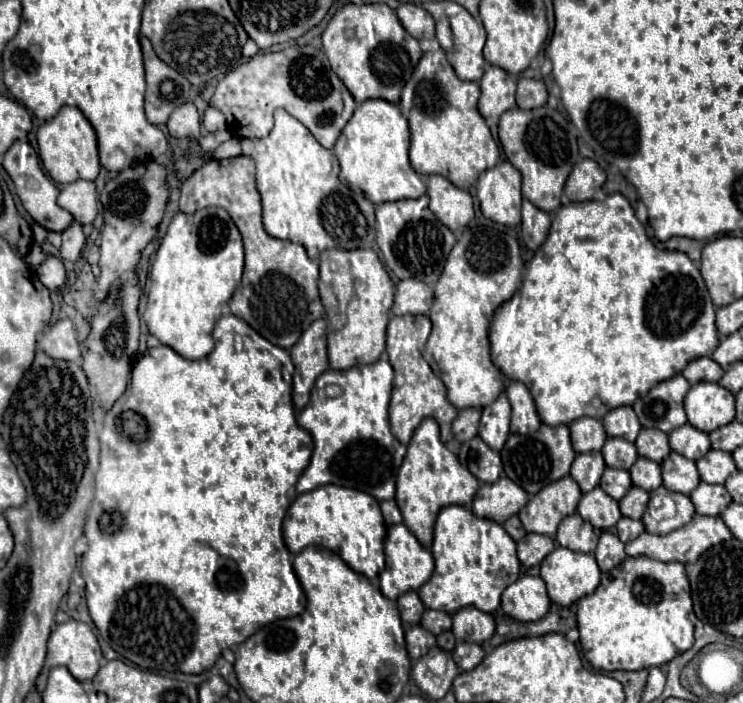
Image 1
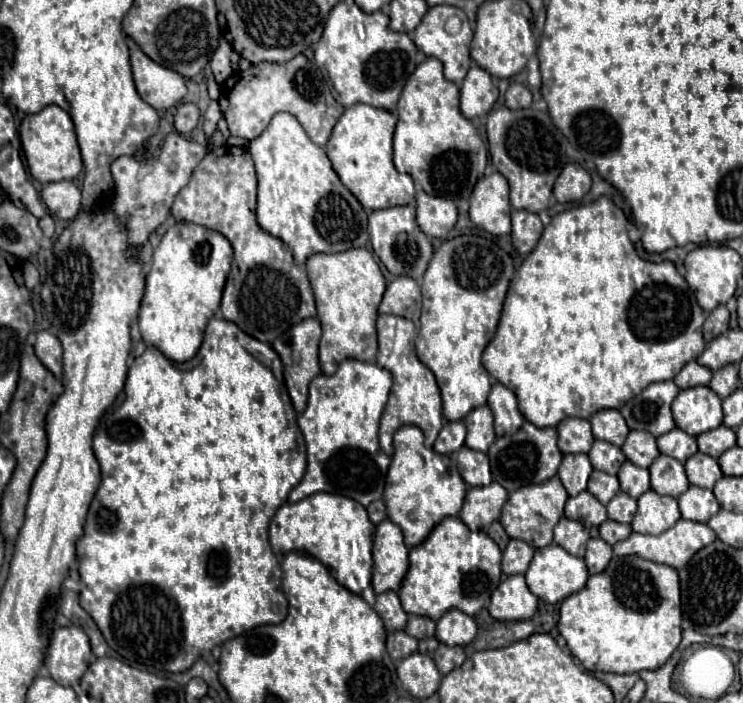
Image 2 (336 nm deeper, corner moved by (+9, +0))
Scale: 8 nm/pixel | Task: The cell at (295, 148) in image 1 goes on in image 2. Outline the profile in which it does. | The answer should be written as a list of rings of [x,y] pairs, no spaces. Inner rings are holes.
[[[278,112],[268,128],[248,144],[258,174],[258,224],[280,238],[292,252],[296,264],[304,264],[316,252],[344,252],[366,246],[366,212],[352,192],[340,182],[326,150],[314,144],[300,122]]]

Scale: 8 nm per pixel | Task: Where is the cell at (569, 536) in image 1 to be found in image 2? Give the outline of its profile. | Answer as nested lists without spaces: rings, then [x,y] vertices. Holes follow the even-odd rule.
[[[562,518],[554,528],[554,542],[574,556],[584,556],[590,532],[578,520]]]

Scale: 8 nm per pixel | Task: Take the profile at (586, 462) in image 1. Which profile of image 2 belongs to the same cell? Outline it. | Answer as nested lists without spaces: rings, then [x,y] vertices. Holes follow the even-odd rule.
[[[566,454],[558,468],[558,476],[570,496],[576,496],[586,490],[586,482],[592,474],[592,464],[588,454]]]

